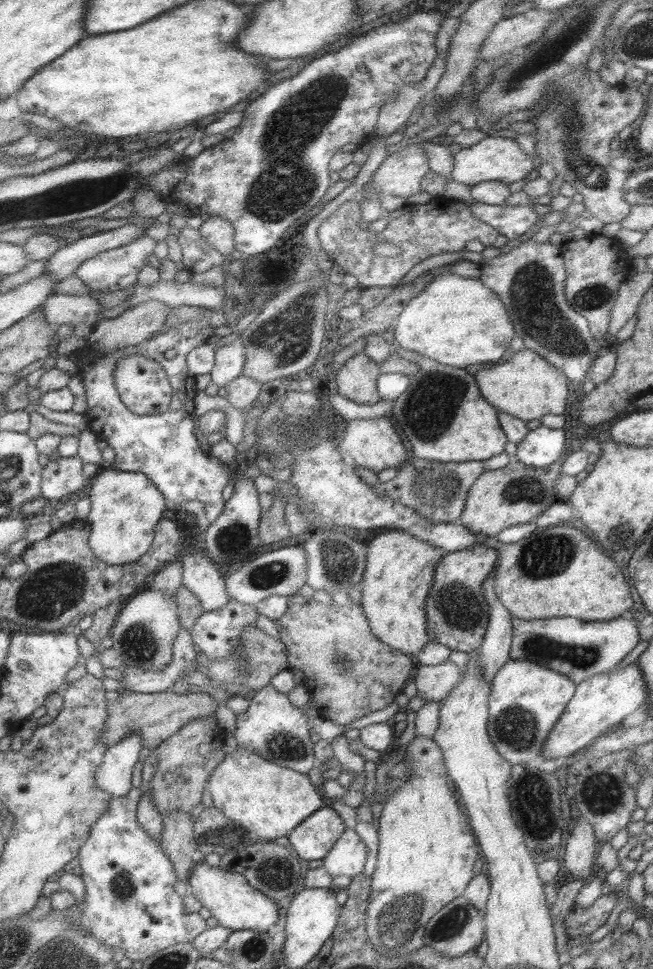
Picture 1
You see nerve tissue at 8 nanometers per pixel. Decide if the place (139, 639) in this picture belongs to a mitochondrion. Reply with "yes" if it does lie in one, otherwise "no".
yes

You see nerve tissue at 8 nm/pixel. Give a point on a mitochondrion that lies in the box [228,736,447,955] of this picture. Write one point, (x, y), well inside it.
(400, 920)

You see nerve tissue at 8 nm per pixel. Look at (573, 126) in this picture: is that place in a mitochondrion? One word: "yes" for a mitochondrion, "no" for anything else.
yes

